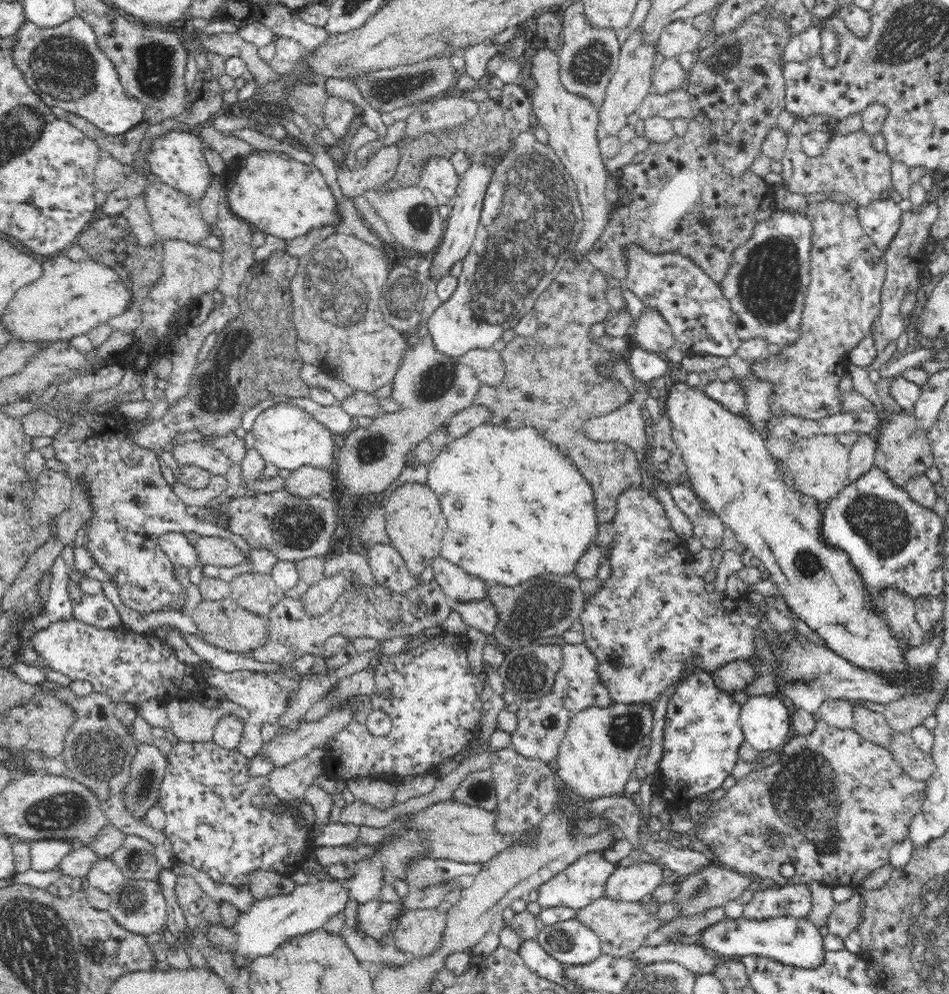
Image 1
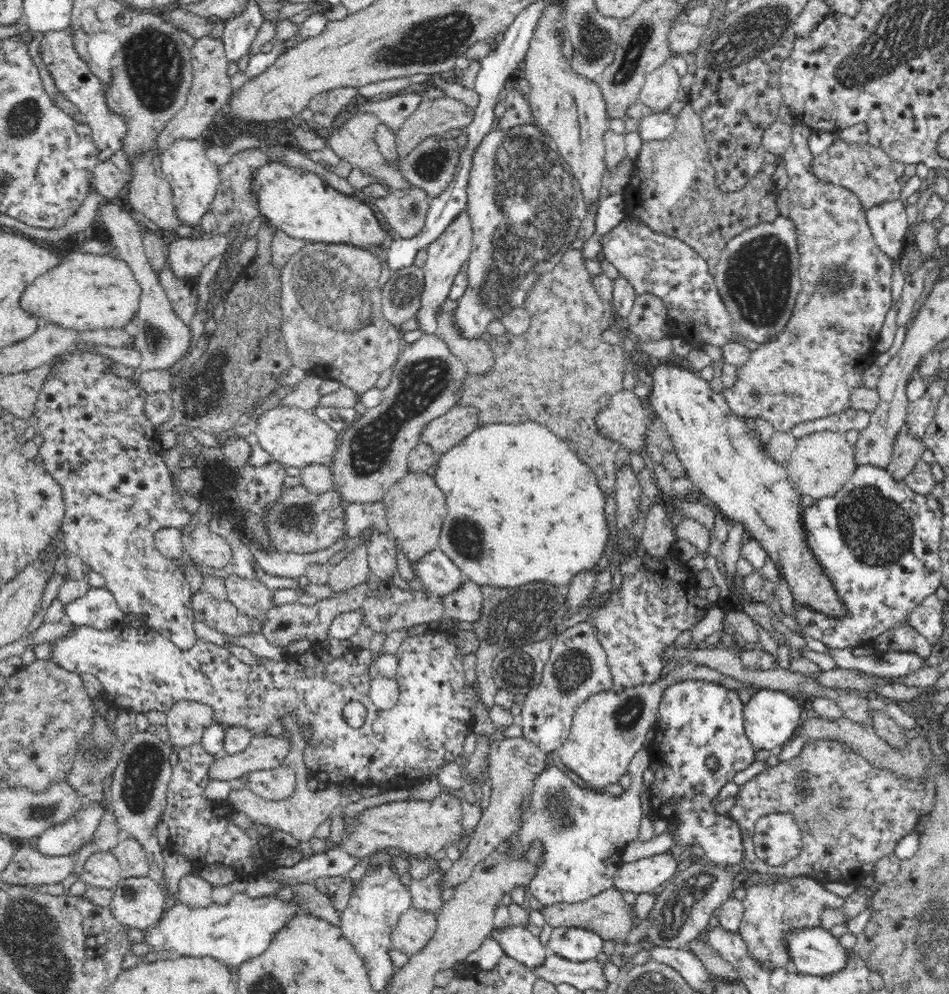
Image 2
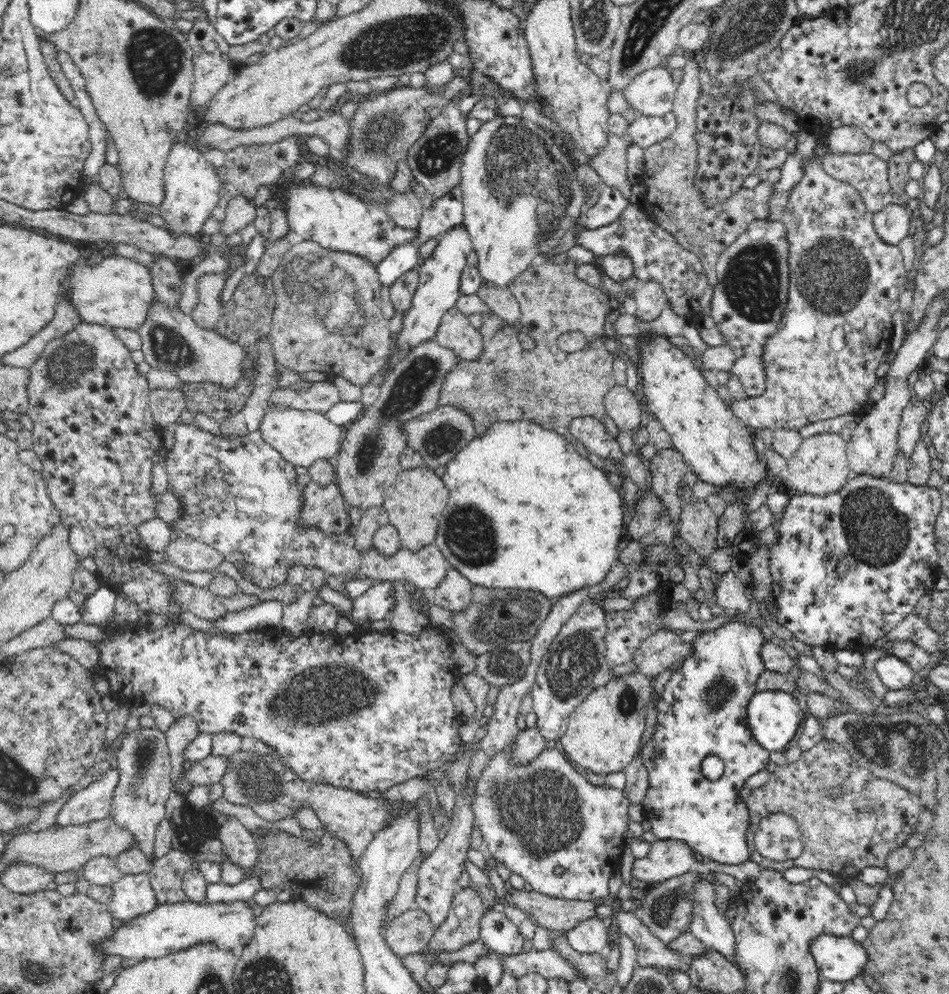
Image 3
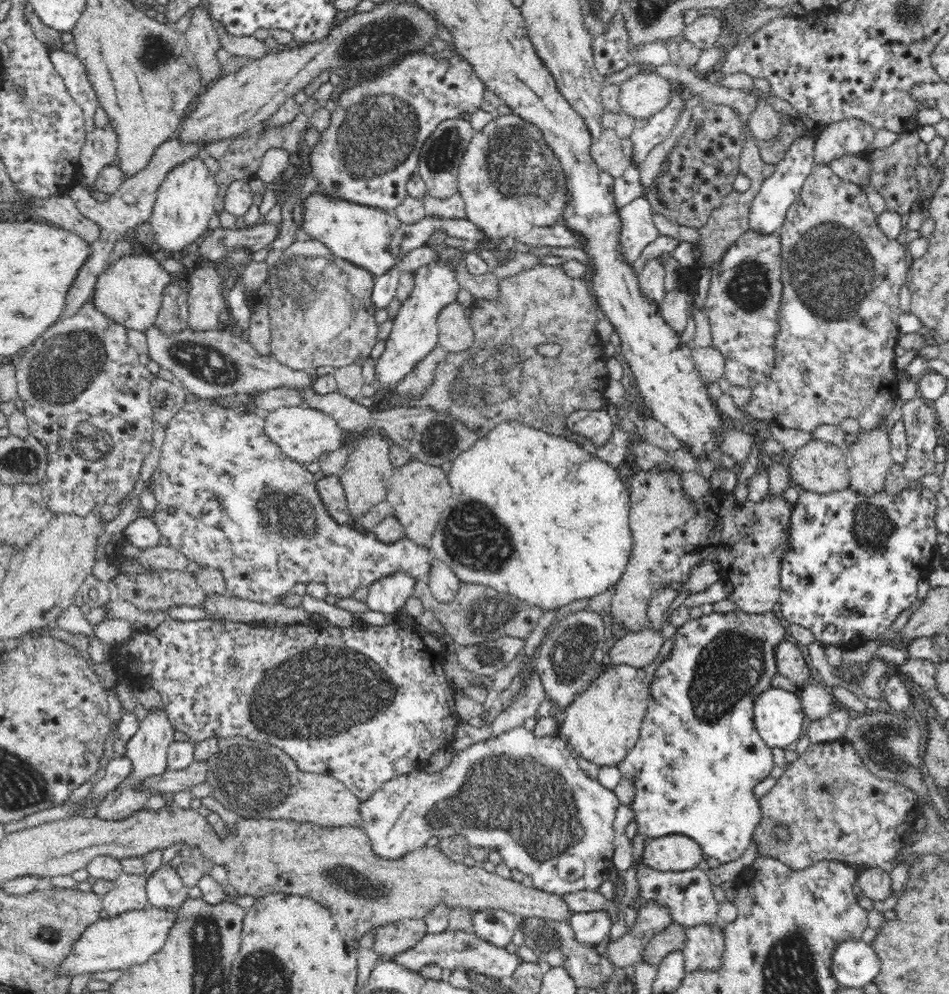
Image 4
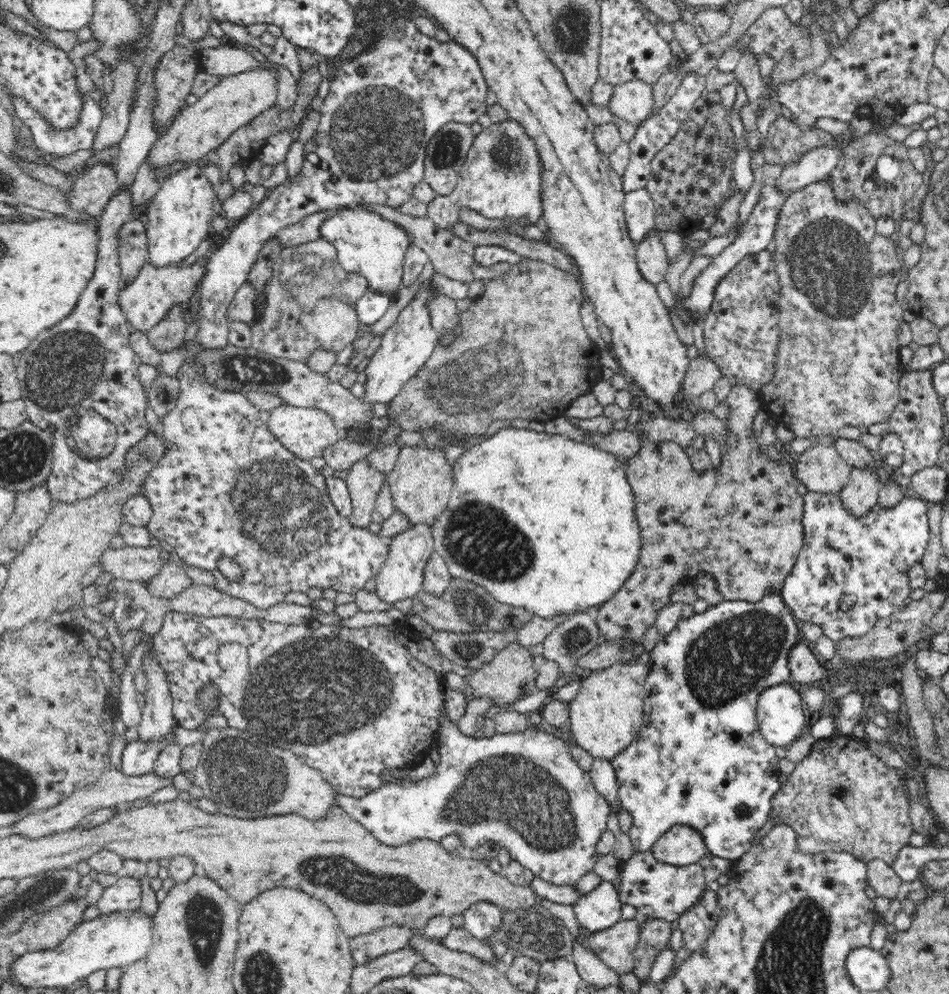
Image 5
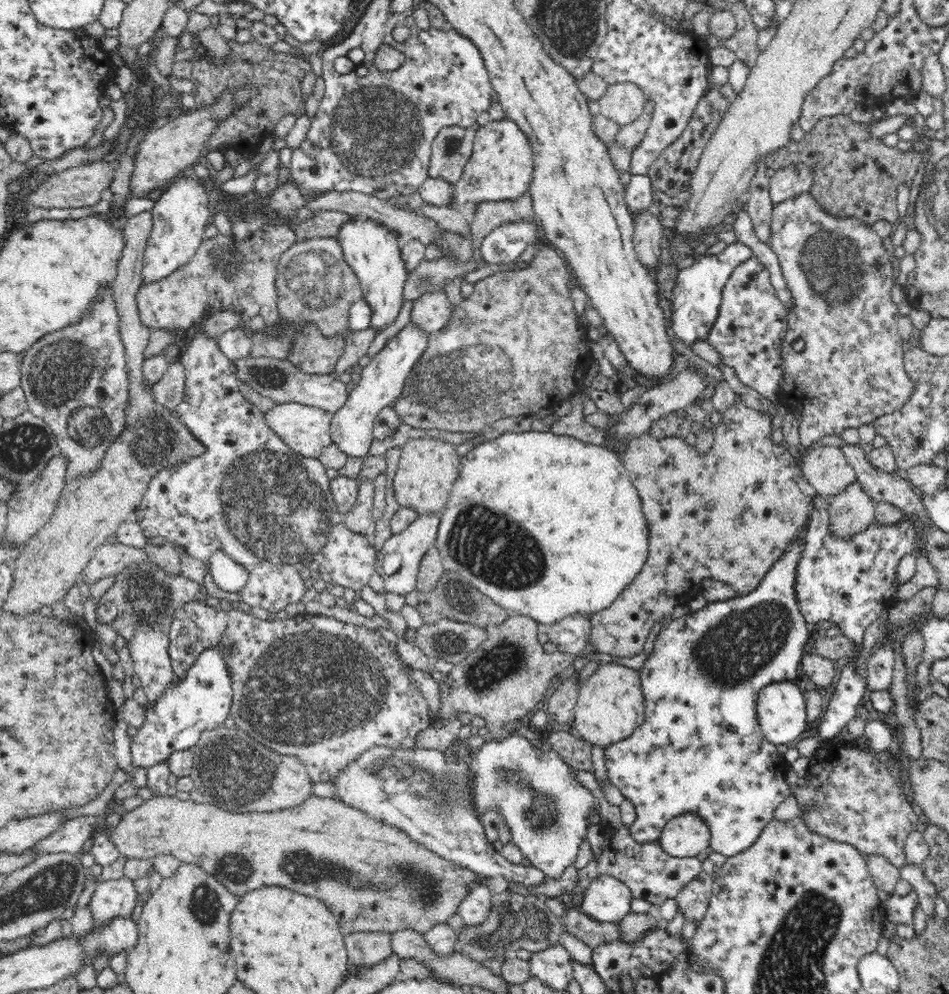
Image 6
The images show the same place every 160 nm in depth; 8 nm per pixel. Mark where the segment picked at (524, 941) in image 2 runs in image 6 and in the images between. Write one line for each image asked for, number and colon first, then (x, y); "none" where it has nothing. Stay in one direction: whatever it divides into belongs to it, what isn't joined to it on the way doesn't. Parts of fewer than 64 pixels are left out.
3: (499, 934)
4: (497, 926)
5: (483, 919)
6: (474, 910)

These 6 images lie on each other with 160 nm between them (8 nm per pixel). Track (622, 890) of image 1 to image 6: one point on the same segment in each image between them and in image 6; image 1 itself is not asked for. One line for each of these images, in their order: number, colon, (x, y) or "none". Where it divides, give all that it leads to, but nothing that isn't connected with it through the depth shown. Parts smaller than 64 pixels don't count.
2: (648, 875)
3: (667, 859)
4: (677, 853)
5: (680, 846)
6: (685, 836)

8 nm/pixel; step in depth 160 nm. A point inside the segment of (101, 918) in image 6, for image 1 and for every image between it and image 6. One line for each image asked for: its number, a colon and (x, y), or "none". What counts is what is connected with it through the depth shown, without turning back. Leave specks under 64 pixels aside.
1: (141, 908)
2: (137, 902)
3: (132, 896)
4: (129, 893)
5: (125, 894)

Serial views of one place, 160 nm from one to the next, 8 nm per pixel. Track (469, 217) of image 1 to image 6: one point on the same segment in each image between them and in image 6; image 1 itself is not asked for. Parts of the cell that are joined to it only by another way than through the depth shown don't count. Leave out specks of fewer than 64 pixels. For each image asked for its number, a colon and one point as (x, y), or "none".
2: (447, 253)
3: (438, 289)
4: (414, 333)
5: (406, 345)
6: (383, 379)

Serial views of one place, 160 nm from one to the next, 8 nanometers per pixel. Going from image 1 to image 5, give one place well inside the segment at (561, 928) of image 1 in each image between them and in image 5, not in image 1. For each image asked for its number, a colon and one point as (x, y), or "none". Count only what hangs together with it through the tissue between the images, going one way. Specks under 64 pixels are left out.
2: (578, 944)
3: (588, 937)
4: (592, 928)
5: (598, 910)

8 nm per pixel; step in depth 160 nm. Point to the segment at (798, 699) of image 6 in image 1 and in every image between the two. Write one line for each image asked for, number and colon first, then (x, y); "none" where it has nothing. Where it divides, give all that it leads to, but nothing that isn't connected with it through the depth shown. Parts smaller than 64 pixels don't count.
1: (766, 727)
2: (772, 719)
3: (773, 716)
4: (778, 716)
5: (780, 717)

